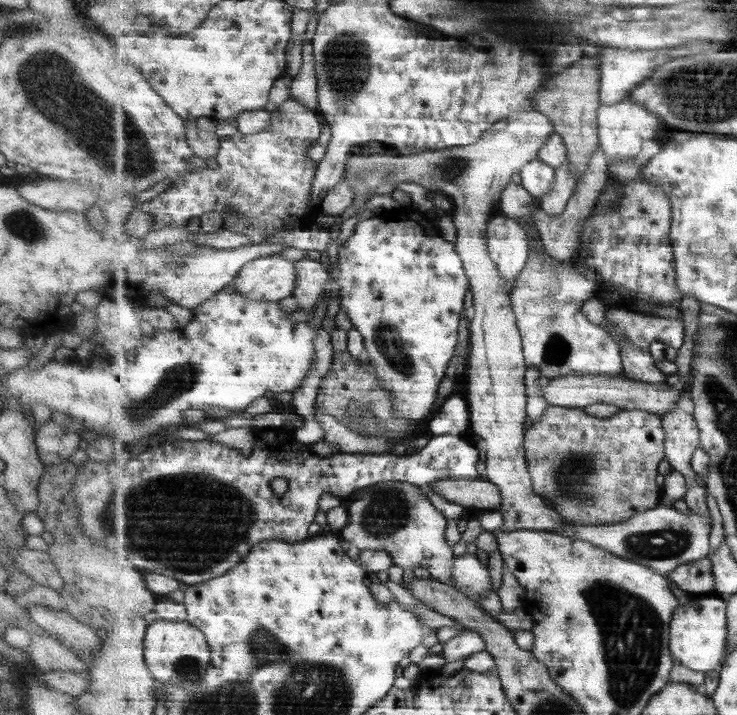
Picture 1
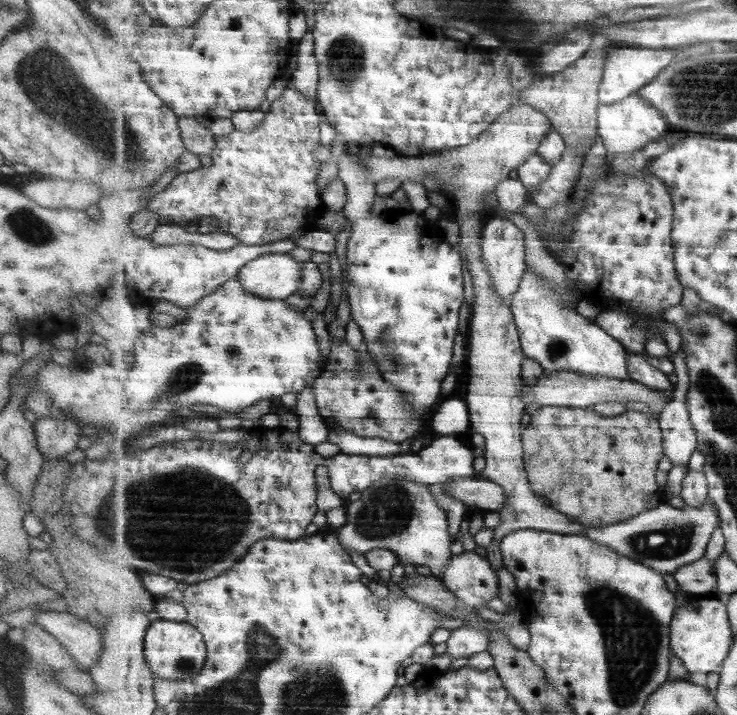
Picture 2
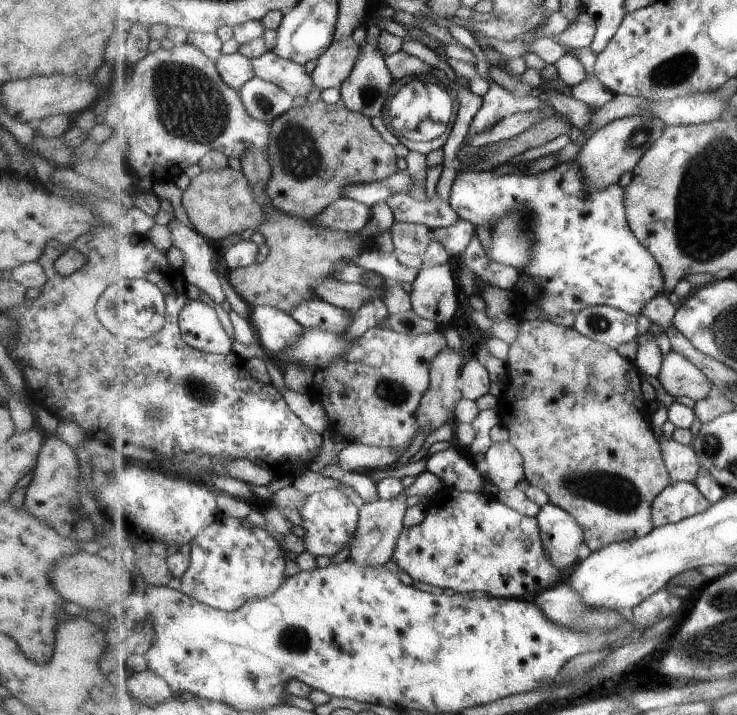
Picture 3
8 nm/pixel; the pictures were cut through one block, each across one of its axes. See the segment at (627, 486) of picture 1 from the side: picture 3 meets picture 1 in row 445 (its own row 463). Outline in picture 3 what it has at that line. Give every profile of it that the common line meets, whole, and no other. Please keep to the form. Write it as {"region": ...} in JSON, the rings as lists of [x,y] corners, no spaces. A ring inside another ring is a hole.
{"region":[[[523,320],[518,326],[518,336],[510,345],[510,352],[506,362],[508,382],[502,395],[499,397],[498,412],[501,423],[510,431],[510,442],[522,453],[526,469],[526,479],[529,484],[545,490],[550,497],[550,503],[559,506],[567,513],[573,514],[581,524],[587,547],[591,552],[602,550],[608,545],[631,541],[648,536],[657,527],[654,524],[653,504],[665,491],[667,486],[673,483],[667,469],[665,458],[662,454],[660,442],[657,442],[651,426],[651,406],[643,398],[641,373],[635,360],[625,360],[615,348],[592,340],[580,334],[574,327],[563,327],[552,321]]]}

